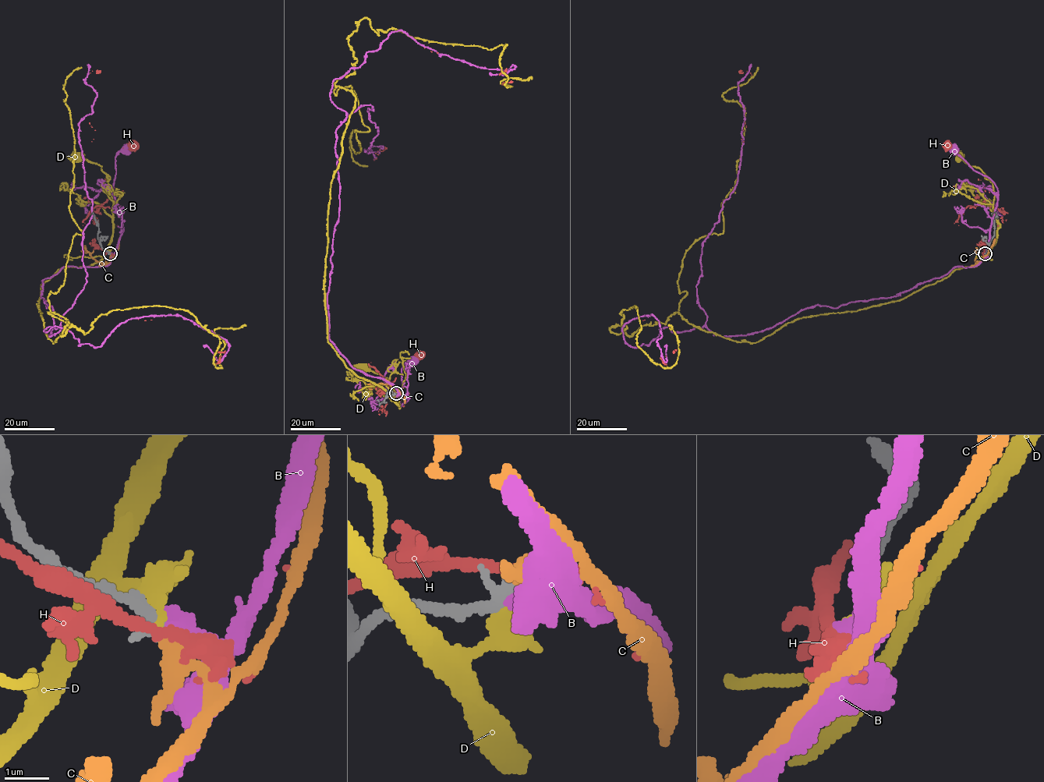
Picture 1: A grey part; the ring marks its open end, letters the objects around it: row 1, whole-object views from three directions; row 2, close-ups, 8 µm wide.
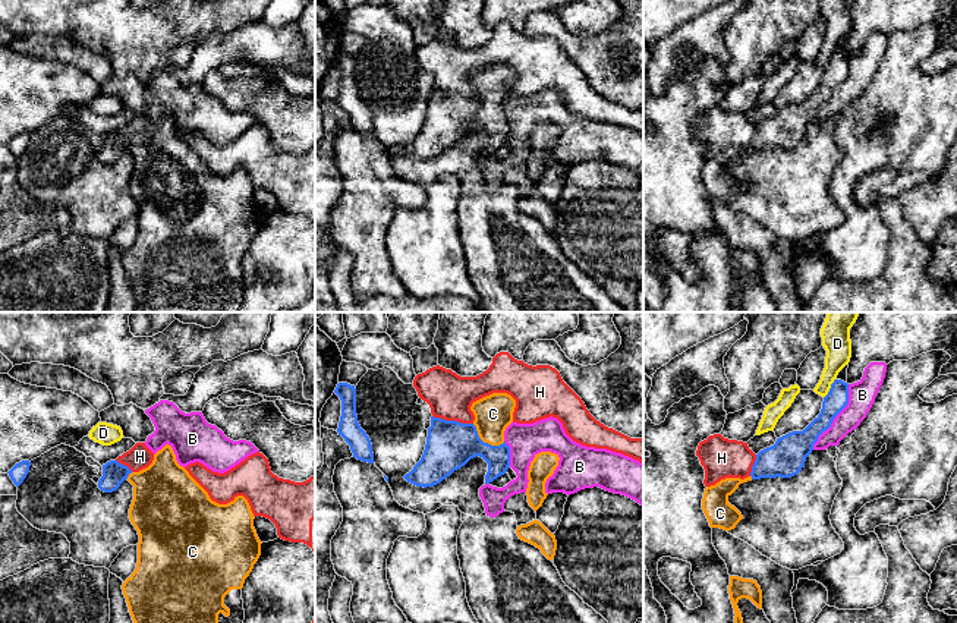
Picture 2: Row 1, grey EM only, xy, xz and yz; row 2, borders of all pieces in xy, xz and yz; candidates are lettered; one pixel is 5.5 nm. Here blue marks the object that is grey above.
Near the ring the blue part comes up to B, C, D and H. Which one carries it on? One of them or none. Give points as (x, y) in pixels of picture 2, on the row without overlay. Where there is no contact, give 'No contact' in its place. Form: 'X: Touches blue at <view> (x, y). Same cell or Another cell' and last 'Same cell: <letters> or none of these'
B: Touches blue at yz (836, 87). Another cell
C: Touches blue at xz (485, 115). Same cell
D: Touches blue at yz (830, 60). Another cell
H: Touches blue at xz (453, 93). Another cell
Same cell: C

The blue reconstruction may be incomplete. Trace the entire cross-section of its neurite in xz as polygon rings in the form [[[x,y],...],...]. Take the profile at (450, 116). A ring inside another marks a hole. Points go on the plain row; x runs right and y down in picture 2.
[[[492,64],[472,75],[472,95],[431,88],[424,126],[403,150],[416,158],[434,158],[476,128],[488,135],[485,155],[504,147],[510,138],[504,103],[514,79],[510,66]]]

